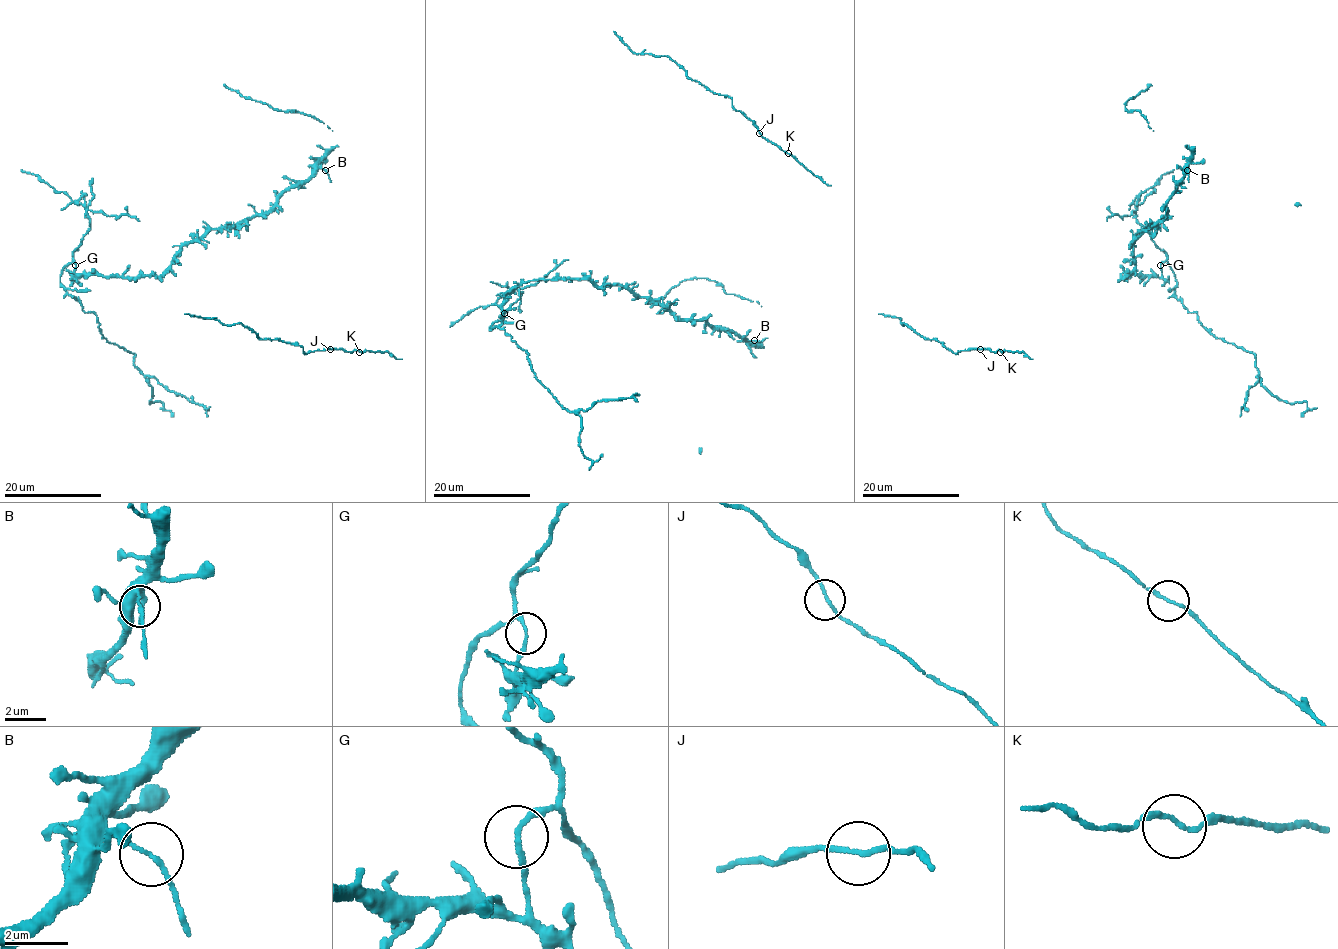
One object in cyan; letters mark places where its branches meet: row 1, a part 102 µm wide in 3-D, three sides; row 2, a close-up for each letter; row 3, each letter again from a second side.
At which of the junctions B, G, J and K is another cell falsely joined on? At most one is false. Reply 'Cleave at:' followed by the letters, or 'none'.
Cleave at: G

